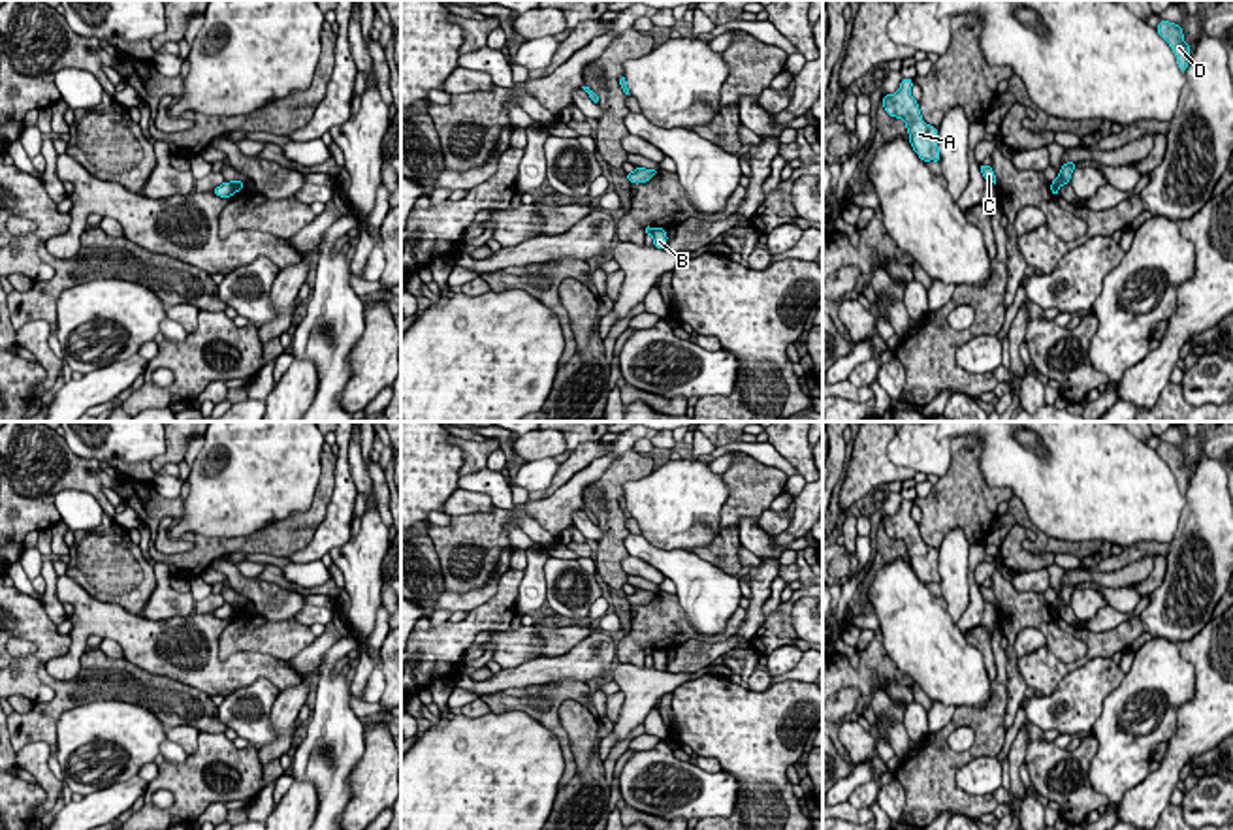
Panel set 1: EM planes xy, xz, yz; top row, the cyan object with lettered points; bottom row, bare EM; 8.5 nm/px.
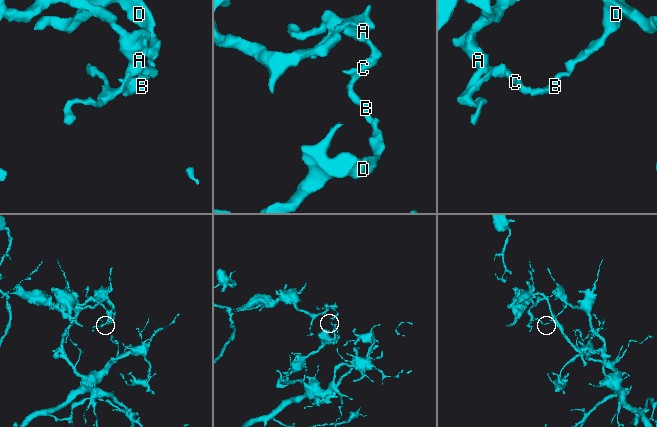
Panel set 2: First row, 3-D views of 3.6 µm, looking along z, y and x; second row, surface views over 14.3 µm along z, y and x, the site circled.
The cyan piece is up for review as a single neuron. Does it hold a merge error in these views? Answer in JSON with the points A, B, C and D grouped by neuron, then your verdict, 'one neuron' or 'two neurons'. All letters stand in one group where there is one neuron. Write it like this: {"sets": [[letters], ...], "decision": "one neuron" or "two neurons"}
{"sets": [["A", "C"], ["B", "D"]], "decision": "two neurons"}

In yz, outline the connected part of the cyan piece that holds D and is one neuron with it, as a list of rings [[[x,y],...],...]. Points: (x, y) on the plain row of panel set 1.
[[[1160,442],[1156,448],[1156,454],[1169,465],[1177,478],[1178,491],[1186,495],[1188,484],[1190,484],[1190,469],[1192,465],[1184,463],[1184,454],[1178,446],[1169,442]]]

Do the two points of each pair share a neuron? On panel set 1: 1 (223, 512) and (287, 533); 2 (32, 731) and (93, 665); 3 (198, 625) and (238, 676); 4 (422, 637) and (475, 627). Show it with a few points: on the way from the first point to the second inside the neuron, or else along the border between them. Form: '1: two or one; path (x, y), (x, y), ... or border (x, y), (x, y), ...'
1: two; border (305, 509), (292, 510), (247, 535), (221, 537)
2: one; path (49, 714), (87, 682)
3: one; path (196, 640), (223, 672)
4: one; path (435, 637), (462, 635)

